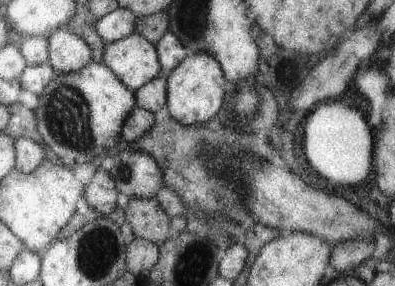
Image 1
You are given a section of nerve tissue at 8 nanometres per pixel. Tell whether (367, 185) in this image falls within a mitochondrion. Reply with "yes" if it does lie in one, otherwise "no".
no

